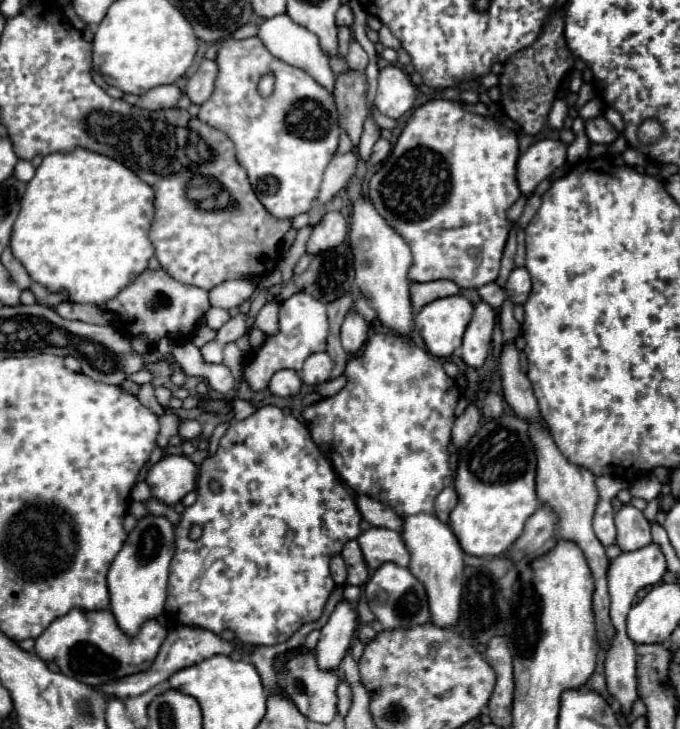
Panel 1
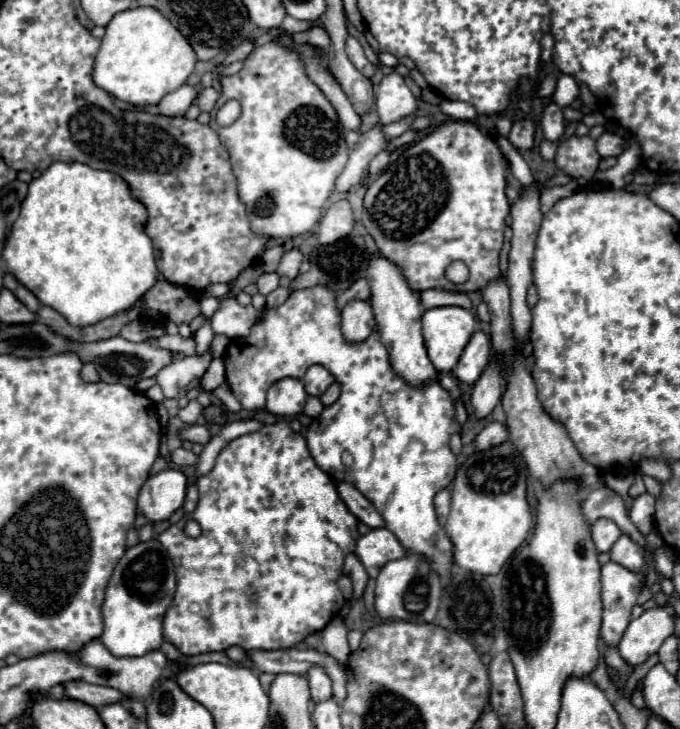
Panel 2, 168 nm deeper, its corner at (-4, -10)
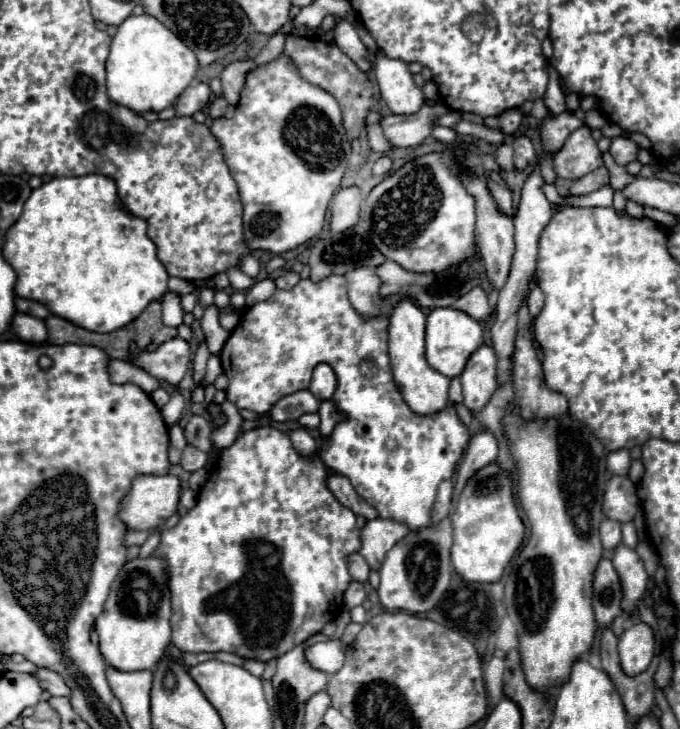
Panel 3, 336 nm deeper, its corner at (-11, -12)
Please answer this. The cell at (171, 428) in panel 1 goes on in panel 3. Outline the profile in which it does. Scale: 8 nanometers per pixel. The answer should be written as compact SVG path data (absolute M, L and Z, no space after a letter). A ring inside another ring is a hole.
M237 412L237 416L233 416L233 418L227 416L227 424L221 426L221 428L215 428L215 430L211 432L211 442L213 442L213 446L215 446L217 450L223 450L223 448L231 446L233 440L237 438L237 434L239 434L241 422L243 422L243 418L239 416L239 412Z

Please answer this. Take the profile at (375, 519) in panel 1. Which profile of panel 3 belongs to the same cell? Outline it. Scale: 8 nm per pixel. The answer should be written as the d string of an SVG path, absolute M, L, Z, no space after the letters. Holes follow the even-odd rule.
M331 474L329 480L327 480L327 486L329 486L329 490L333 492L333 496L335 496L343 506L347 506L349 510L353 510L355 514L361 514L361 516L365 516L367 520L375 520L375 518L377 518L375 508L369 506L369 504L355 492L355 488L351 486L351 482L349 482L345 476L341 476L341 474Z

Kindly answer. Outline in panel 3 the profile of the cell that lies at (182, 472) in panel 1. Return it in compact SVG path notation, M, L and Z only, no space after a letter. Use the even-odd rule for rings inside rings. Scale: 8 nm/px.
M173 474L137 476L121 504L121 520L133 530L161 528L177 512L181 482Z

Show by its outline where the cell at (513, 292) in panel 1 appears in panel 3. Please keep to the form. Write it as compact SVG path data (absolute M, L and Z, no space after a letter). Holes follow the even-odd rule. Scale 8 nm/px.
M533 286L533 288L529 290L527 304L529 304L529 312L531 312L531 316L537 316L537 314L541 312L541 308L543 308L543 292L541 292L539 286Z

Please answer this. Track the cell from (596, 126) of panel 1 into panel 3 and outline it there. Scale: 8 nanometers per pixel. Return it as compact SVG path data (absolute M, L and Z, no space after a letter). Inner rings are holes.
M613 138L609 154L615 158L617 164L625 166L625 164L637 160L637 150L639 150L639 146L633 140L629 140L629 138Z

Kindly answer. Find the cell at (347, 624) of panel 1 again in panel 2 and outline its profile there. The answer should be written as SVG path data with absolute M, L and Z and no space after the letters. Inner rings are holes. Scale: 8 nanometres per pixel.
M314 666L308 670L308 682L310 682L310 698L316 704L332 698L332 682L328 674L324 674L322 666Z

